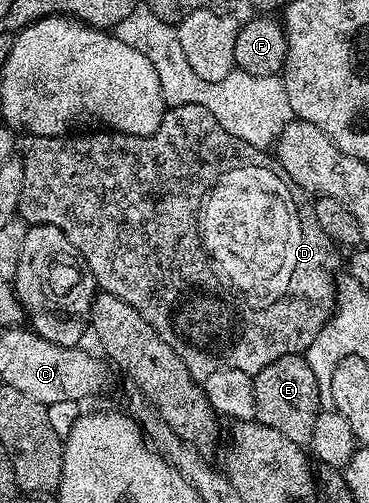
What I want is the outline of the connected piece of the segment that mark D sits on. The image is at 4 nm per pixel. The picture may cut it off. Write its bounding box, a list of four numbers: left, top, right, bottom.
[18,102,342,380]

